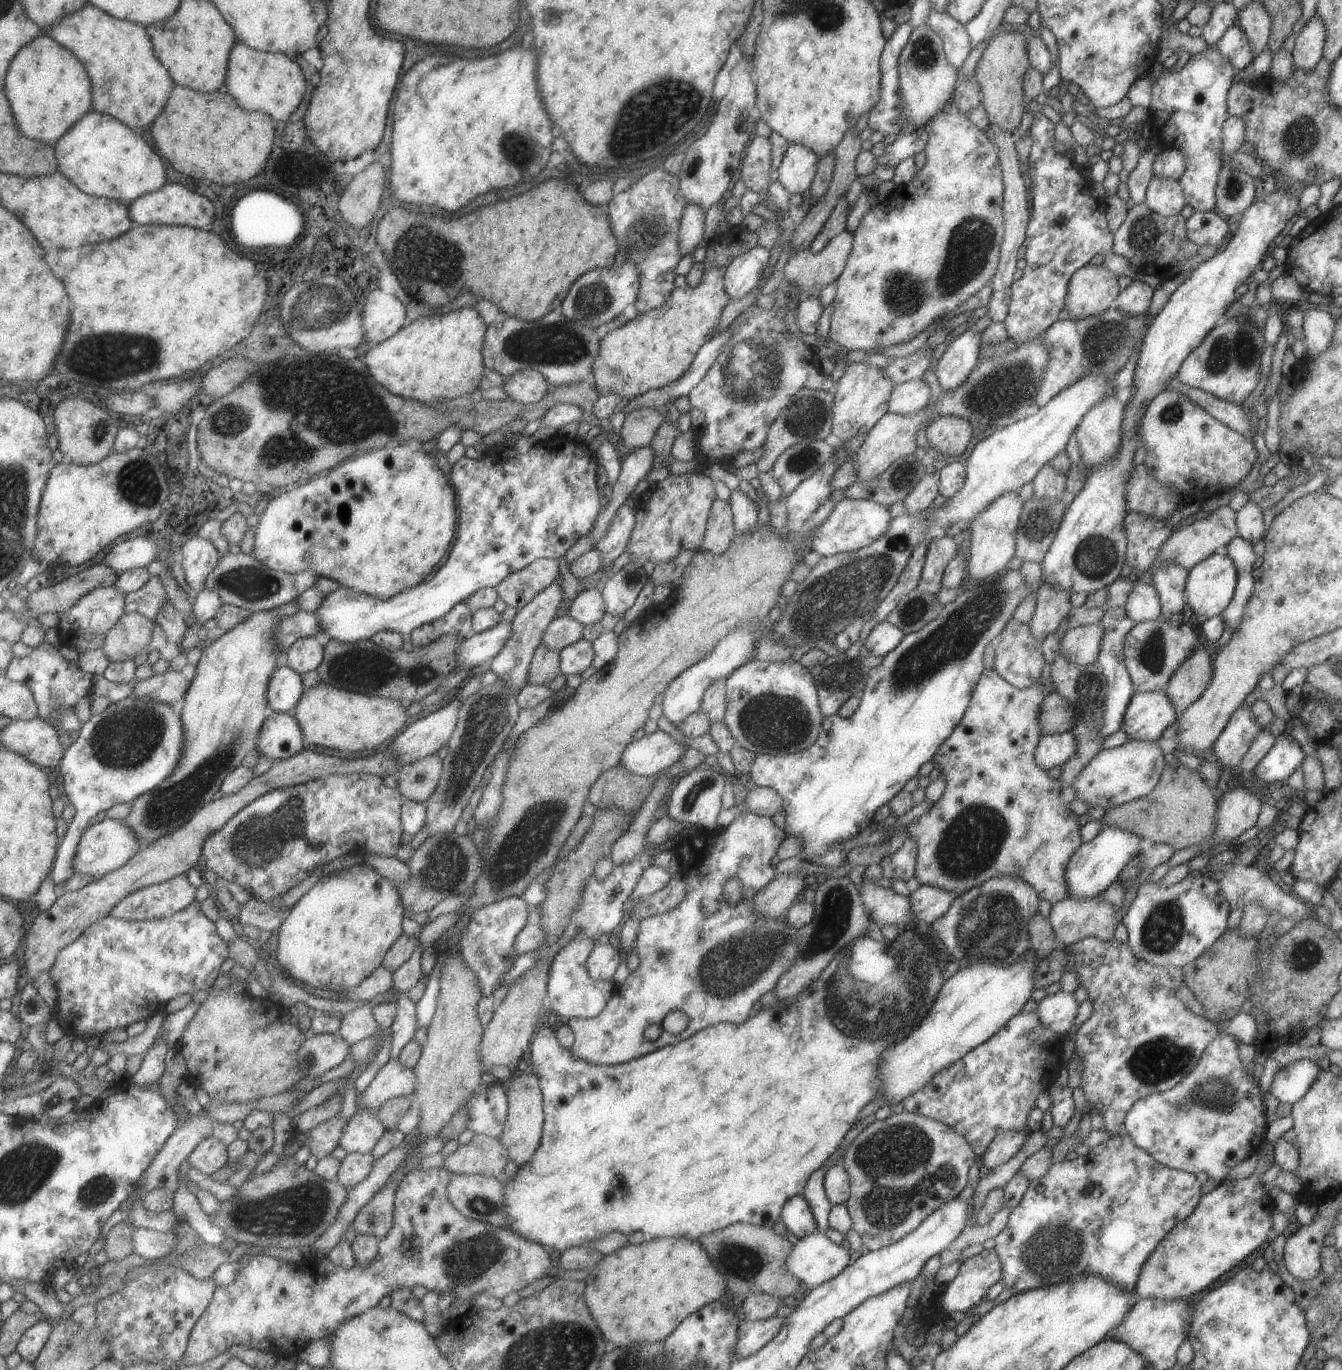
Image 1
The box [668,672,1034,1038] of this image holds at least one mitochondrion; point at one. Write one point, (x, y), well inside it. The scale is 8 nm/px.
(734, 965)

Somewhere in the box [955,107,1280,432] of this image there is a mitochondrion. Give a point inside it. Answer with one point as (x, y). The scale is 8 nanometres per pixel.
(1005, 389)

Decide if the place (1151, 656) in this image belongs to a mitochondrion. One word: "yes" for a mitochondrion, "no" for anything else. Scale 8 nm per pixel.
yes

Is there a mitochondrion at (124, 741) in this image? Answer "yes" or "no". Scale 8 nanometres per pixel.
yes

